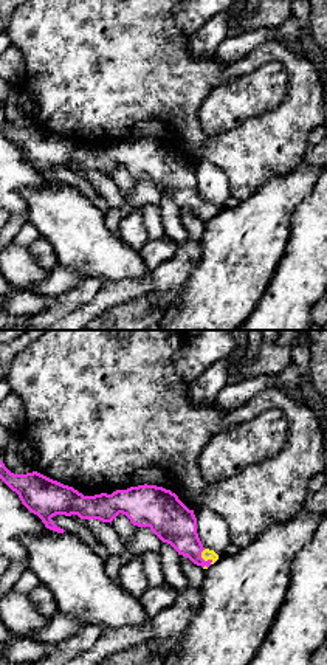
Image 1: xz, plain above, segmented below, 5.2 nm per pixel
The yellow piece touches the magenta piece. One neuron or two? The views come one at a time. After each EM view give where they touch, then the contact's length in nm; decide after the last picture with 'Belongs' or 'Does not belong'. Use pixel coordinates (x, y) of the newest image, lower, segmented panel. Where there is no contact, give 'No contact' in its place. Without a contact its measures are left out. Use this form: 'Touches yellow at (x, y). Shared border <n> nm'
Touches yellow at (203, 558). Shared border 90 nm

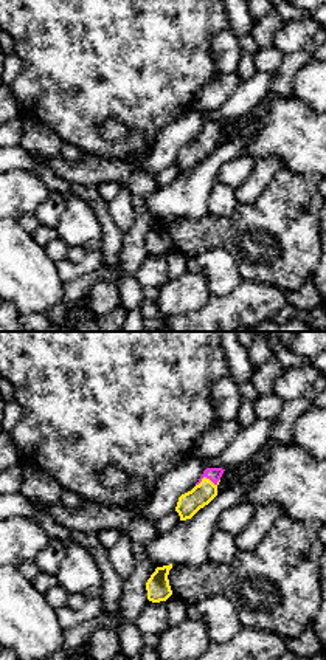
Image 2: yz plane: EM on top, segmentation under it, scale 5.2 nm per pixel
Touches yellow at (207, 479). Shared border 130 nm

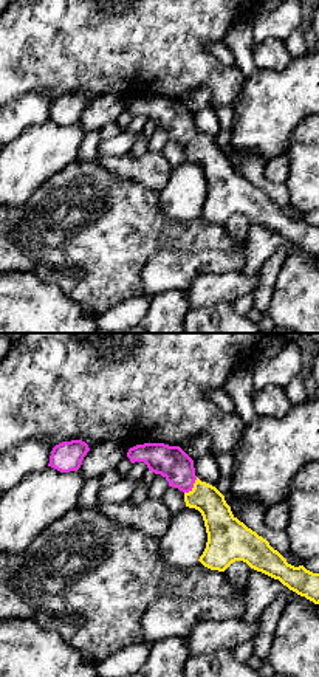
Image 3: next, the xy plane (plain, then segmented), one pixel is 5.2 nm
Touches yellow at (194, 487). Shared border 110 nm

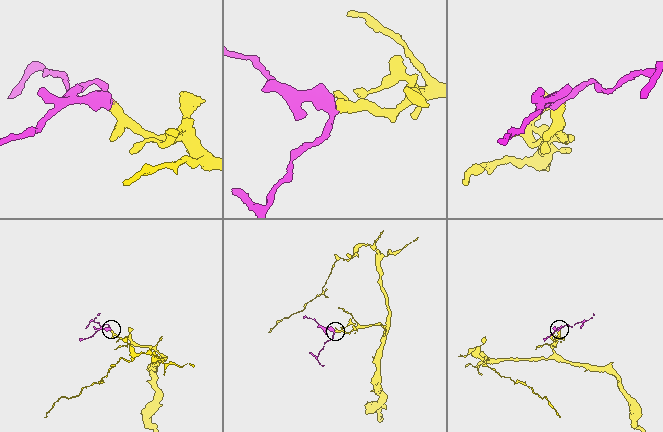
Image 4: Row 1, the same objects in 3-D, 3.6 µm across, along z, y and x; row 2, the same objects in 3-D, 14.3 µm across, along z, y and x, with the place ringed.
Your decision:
Belongs

